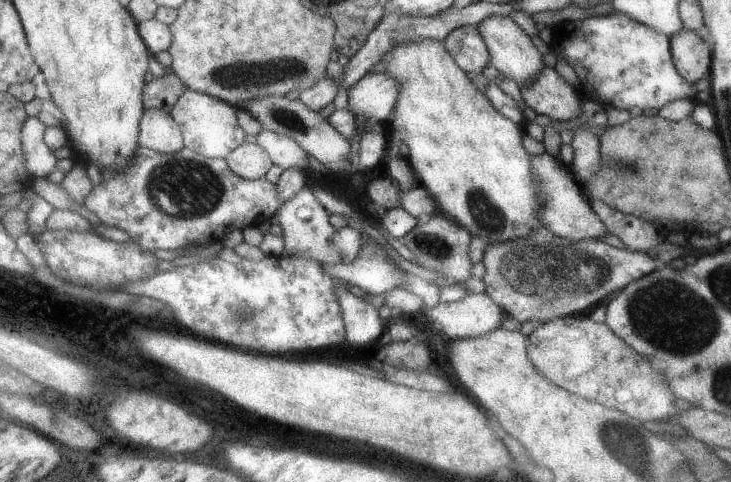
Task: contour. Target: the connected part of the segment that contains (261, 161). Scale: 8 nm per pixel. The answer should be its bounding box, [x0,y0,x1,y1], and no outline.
[227,143,276,180]

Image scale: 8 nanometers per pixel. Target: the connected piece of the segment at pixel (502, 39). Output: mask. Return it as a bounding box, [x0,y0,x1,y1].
[477,16,544,87]

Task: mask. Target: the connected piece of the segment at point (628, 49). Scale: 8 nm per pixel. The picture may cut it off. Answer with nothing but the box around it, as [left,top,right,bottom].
[549,11,696,111]

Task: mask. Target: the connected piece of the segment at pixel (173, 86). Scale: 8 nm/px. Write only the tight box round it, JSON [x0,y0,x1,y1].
[145,70,189,114]

